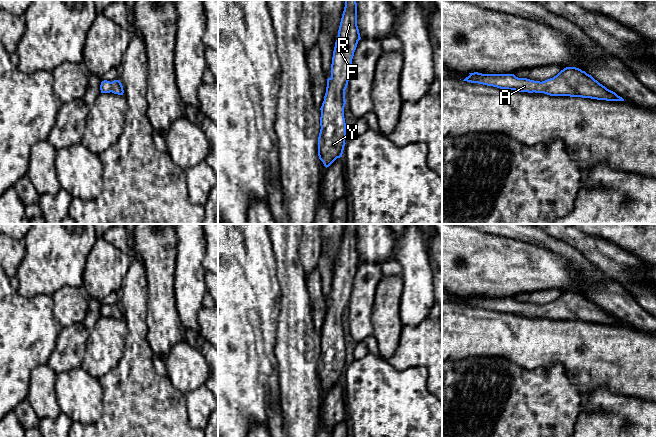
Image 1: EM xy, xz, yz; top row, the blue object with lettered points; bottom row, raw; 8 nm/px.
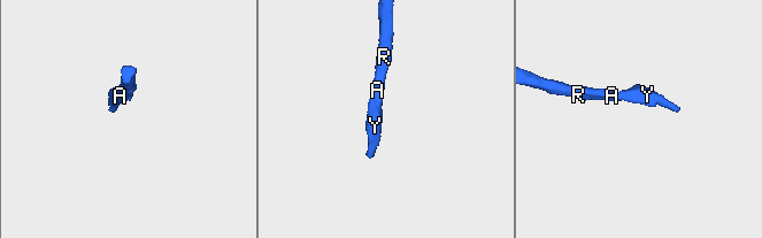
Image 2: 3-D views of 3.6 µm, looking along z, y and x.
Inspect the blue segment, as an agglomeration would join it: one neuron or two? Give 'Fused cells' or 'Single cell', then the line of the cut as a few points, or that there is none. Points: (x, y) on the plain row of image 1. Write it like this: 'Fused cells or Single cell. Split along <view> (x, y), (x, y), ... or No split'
Single cell. No split

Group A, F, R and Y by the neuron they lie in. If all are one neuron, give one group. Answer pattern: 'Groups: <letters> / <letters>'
Groups: A F R Y

